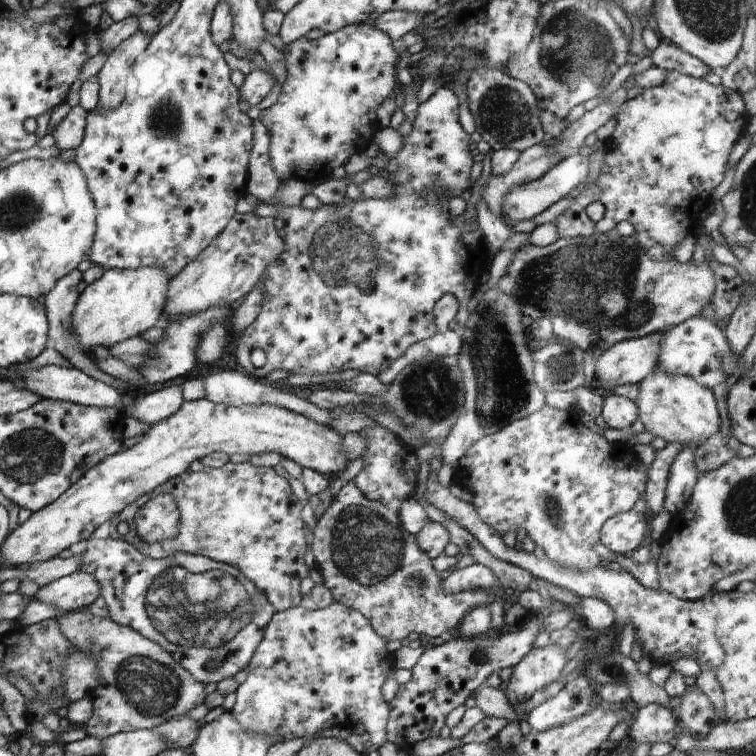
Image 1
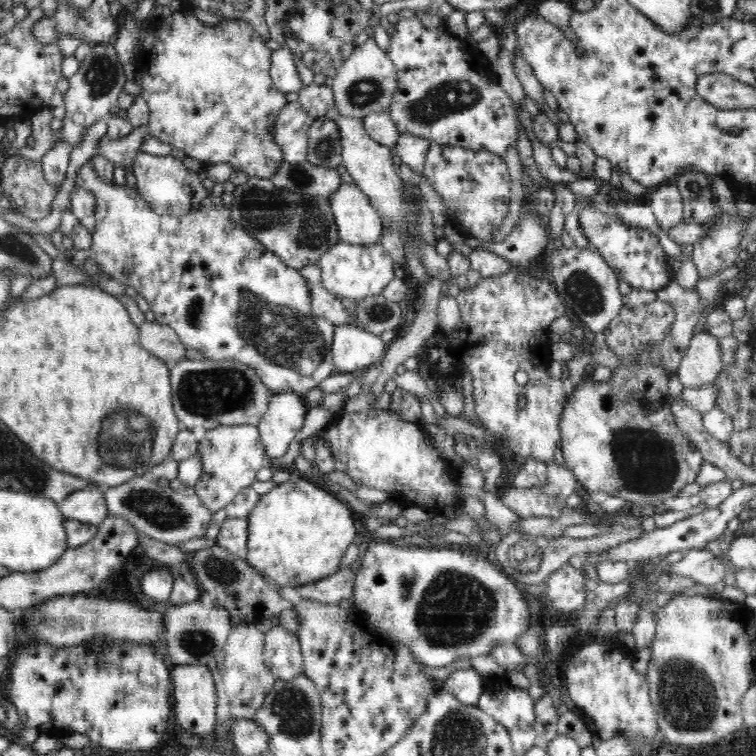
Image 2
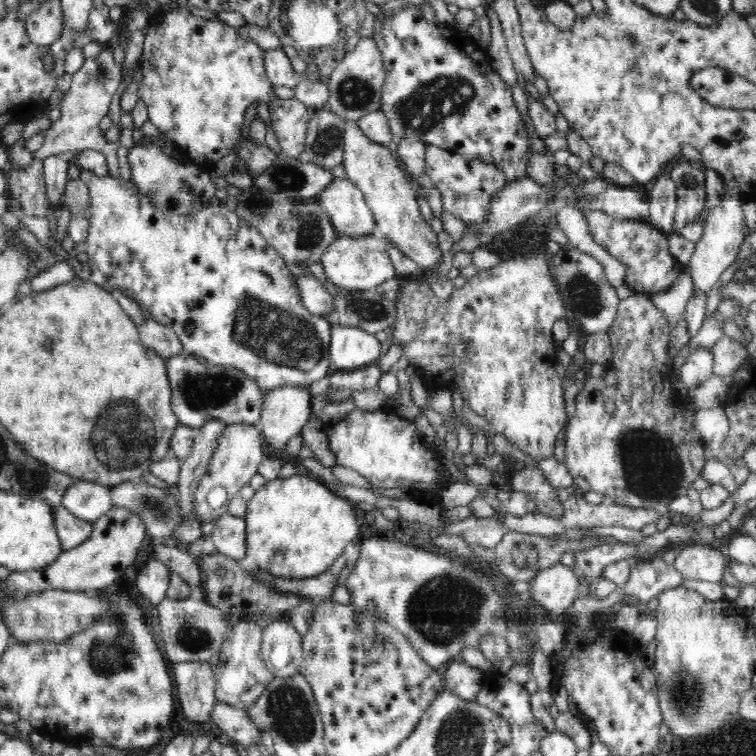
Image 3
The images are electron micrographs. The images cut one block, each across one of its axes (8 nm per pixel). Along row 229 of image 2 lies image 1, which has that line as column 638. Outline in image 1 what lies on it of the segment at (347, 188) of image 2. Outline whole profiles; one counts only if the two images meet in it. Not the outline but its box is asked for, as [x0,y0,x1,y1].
[595,332,663,392]

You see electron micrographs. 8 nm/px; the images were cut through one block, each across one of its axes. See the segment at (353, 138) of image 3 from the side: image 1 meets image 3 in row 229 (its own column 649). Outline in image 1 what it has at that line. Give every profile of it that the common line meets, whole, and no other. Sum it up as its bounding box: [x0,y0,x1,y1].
[636,372,720,449]

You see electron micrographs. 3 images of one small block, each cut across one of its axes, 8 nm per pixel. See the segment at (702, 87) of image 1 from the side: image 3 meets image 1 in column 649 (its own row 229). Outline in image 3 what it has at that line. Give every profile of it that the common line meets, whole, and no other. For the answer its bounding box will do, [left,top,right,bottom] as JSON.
[68,170,334,391]

